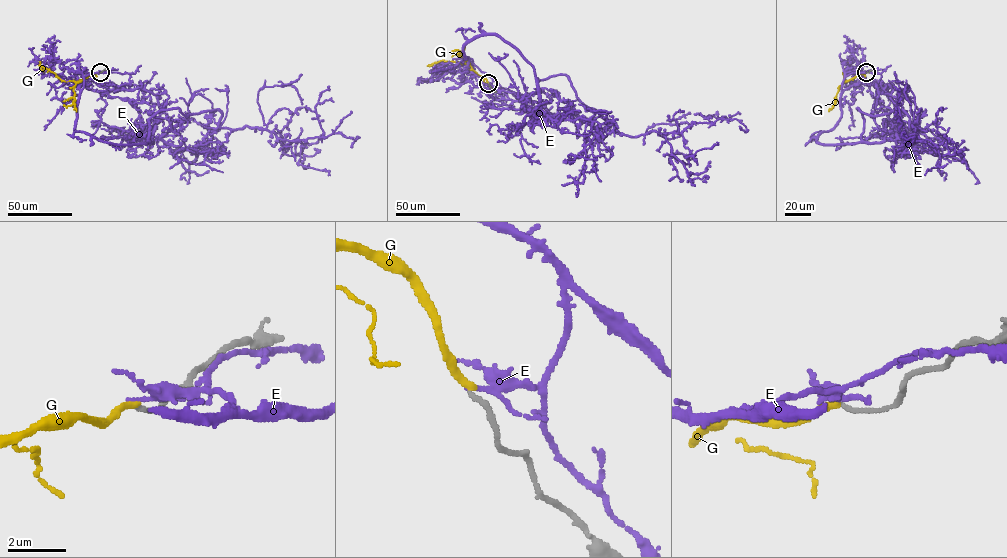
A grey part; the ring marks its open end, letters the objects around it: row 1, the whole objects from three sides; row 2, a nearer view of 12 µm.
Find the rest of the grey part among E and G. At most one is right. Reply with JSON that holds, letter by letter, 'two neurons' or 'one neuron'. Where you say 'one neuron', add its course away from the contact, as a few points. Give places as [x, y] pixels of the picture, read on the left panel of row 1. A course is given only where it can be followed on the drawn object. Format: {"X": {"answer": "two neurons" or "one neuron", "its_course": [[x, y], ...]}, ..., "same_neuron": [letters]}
{"E": {"answer": "one neuron", "its_course": [[99, 72], [84, 77], [74, 129], [104, 141], [189, 150], [248, 126], [357, 136], [350, 147]]}, "G": {"answer": "two neurons"}, "same_neuron": ["E"]}

